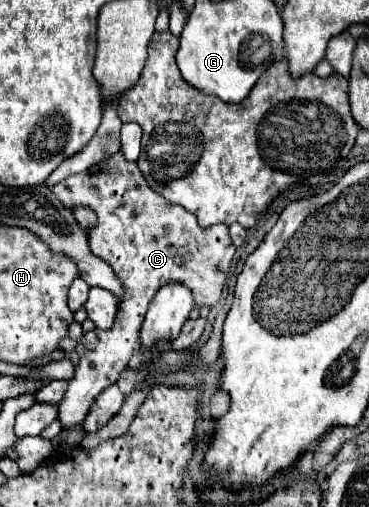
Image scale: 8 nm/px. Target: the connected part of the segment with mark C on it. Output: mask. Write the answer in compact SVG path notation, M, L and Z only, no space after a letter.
M120 152L104 158L86 172L68 176L56 184L52 192L66 208L84 206L98 216L98 224L88 236L90 250L114 268L114 274L126 288L120 298L114 326L110 330L92 330L84 336L84 354L80 356L64 400L58 406L58 420L64 428L68 428L80 424L96 396L114 384L122 370L128 368L128 362L138 348L140 326L146 316L148 302L158 288L176 280L196 292L196 306L214 306L220 300L236 248L226 224L202 230L194 214L186 212L178 204L168 204L160 194L152 192L136 162L128 162Z

